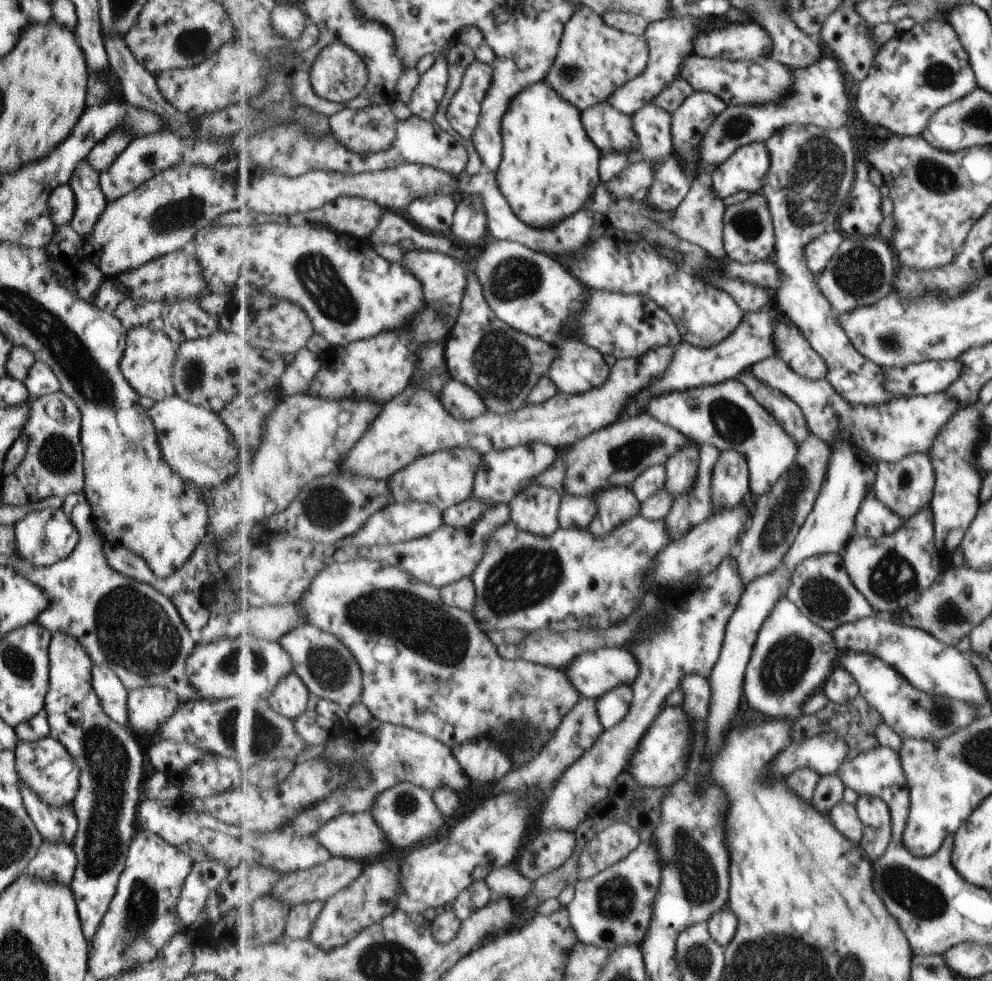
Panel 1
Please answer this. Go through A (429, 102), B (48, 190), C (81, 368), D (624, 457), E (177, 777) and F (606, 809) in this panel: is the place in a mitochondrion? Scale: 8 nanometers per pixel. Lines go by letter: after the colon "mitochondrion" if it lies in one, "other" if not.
A: other
B: other
C: mitochondrion
D: mitochondrion
E: other
F: other

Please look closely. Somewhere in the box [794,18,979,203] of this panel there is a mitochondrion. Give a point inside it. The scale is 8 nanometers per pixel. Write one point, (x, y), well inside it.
(939, 76)

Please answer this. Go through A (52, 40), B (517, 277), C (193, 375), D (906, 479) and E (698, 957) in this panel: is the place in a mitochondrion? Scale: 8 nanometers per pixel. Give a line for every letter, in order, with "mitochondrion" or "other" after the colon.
A: other
B: mitochondrion
C: mitochondrion
D: mitochondrion
E: mitochondrion

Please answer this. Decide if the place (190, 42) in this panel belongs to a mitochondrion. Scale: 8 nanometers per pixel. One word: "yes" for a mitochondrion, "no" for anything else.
yes

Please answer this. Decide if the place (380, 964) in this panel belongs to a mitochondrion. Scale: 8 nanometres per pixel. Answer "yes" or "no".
yes

